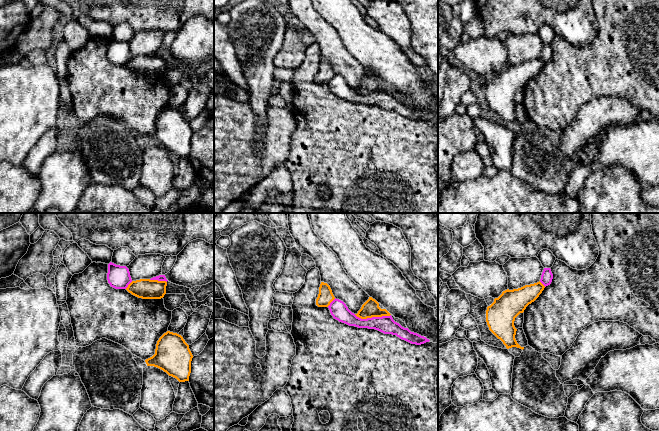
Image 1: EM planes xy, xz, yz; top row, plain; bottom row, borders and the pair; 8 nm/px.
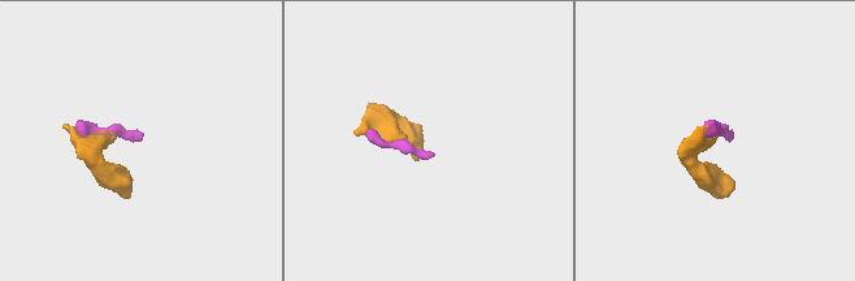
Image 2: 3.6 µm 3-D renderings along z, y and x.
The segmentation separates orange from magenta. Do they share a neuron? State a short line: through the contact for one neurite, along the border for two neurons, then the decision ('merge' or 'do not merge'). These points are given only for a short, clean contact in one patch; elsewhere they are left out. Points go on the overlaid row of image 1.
do not merge

